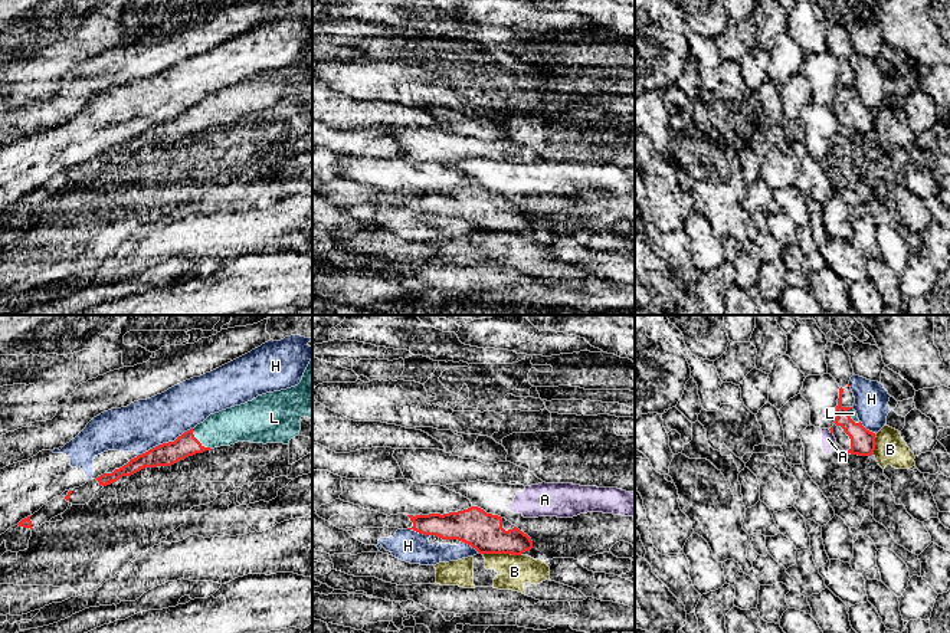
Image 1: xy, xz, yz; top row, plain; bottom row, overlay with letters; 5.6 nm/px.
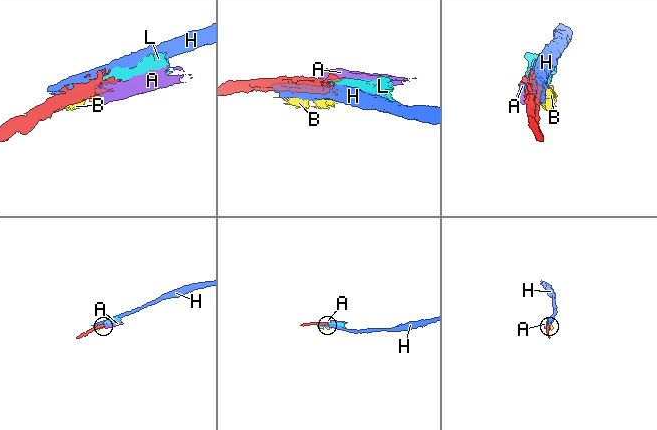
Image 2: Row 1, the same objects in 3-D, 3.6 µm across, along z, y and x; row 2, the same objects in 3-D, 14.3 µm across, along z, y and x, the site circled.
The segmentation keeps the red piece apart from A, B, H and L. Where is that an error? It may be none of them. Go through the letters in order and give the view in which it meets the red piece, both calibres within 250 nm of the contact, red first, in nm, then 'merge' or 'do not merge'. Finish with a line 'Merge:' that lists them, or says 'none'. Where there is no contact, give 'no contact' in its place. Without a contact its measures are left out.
A: yz | 20/80 nm | do not merge
B: xz | 220/180 nm | do not merge
H: xy | 130/280 nm | do not merge
L: xy | 130/200 nm | merge
Merge: L

